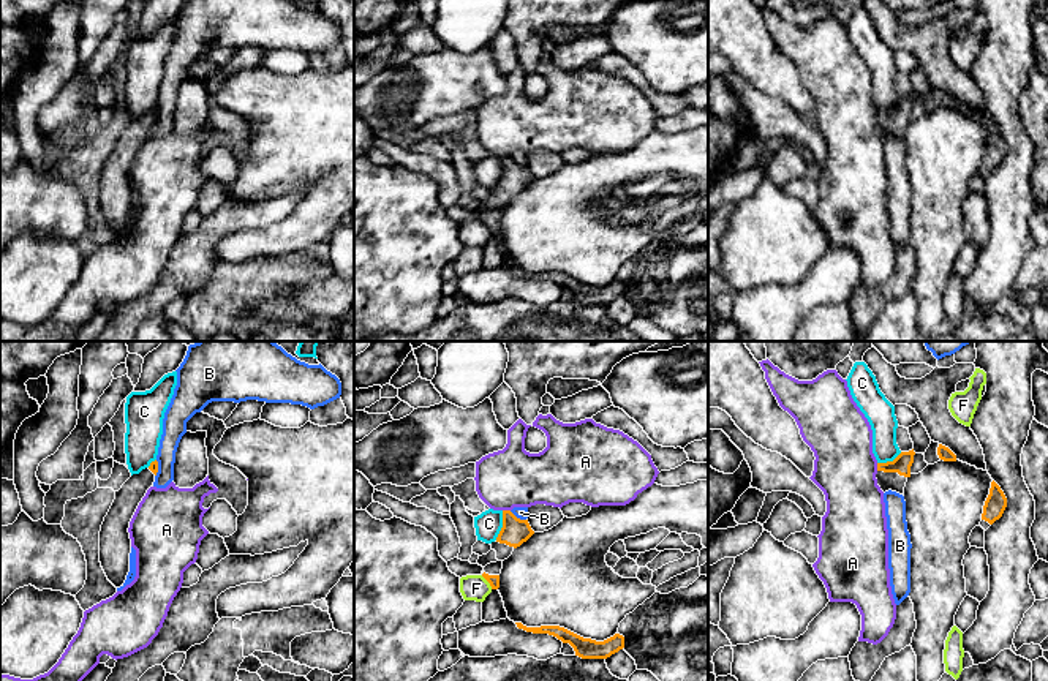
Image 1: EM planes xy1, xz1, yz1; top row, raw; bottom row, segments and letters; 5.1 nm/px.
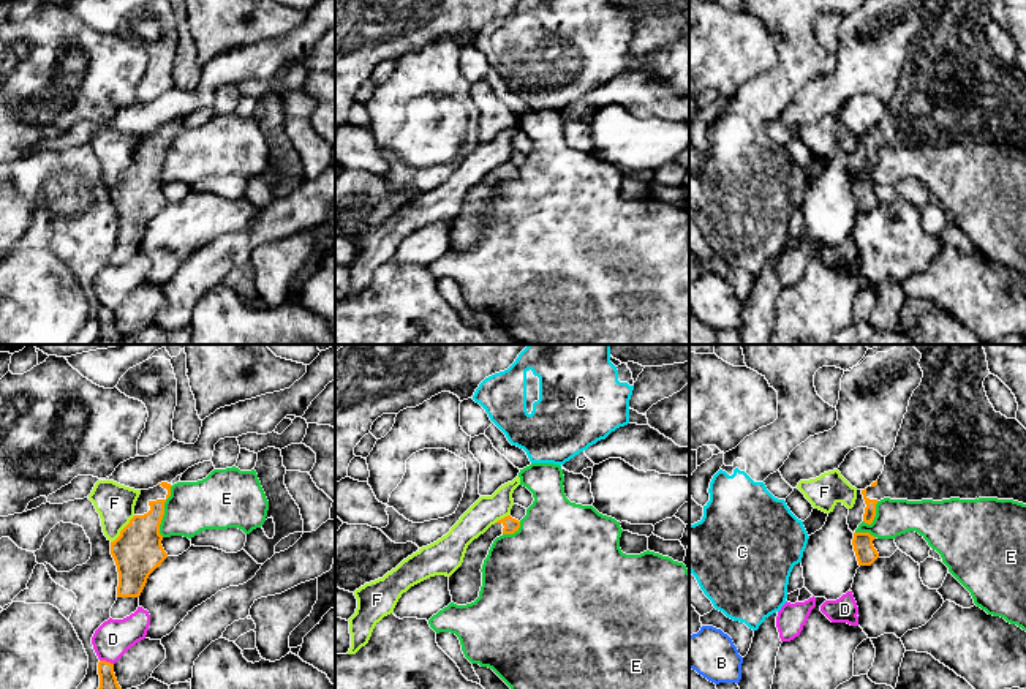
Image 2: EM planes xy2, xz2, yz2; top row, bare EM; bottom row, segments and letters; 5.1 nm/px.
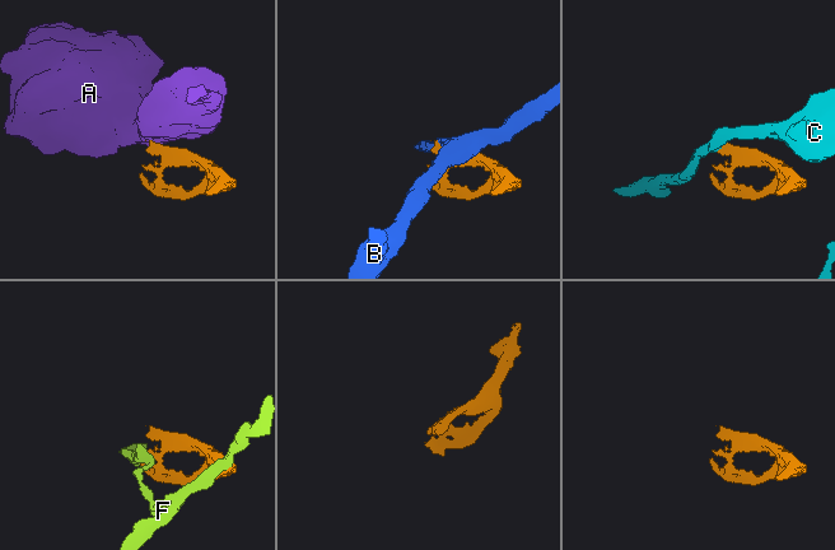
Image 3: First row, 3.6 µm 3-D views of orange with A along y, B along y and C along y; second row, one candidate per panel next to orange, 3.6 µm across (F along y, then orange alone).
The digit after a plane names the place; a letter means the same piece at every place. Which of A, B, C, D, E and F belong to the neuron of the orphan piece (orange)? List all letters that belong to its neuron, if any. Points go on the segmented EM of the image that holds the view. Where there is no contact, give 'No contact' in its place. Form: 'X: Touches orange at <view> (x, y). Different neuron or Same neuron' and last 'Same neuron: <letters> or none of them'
A: Touches orange at xz1 (506, 511). Different neuron
B: Touches orange at xz1 (516, 517). Different neuron
C: Touches orange at xz1 (503, 525). Different neuron
D: Touches orange at xy2 (105, 661). Different neuron
E: Touches orange at xy2 (163, 511). Different neuron
F: Touches orange at xy2 (122, 530). Different neuron
Same neuron: none of them

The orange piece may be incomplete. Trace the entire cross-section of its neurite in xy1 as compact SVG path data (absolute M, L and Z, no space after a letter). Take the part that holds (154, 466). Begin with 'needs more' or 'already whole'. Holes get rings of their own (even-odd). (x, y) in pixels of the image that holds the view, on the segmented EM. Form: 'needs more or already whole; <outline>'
needs more; M152 461L149 468L139 474L133 474L119 491L104 517L100 531L100 562L107 580L115 586L123 586L130 572L130 521L145 496L147 490L153 487L158 472L158 461Z

